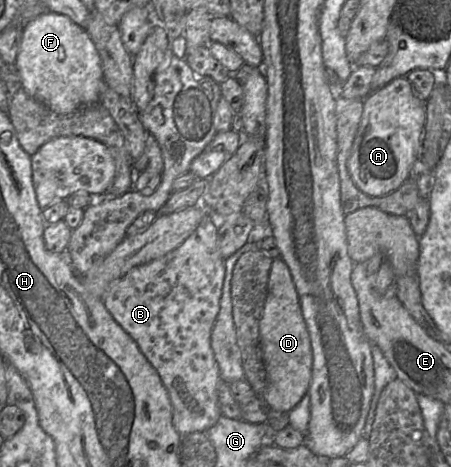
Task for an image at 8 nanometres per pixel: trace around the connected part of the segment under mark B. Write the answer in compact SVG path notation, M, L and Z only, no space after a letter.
M206 215L180 246L112 281L102 297L114 320L135 340L158 372L172 404L173 424L181 437L193 432L205 433L222 416L217 399L221 376L211 347L211 331L220 310L225 278L225 259L217 246L219 227L220 220L216 216Z

